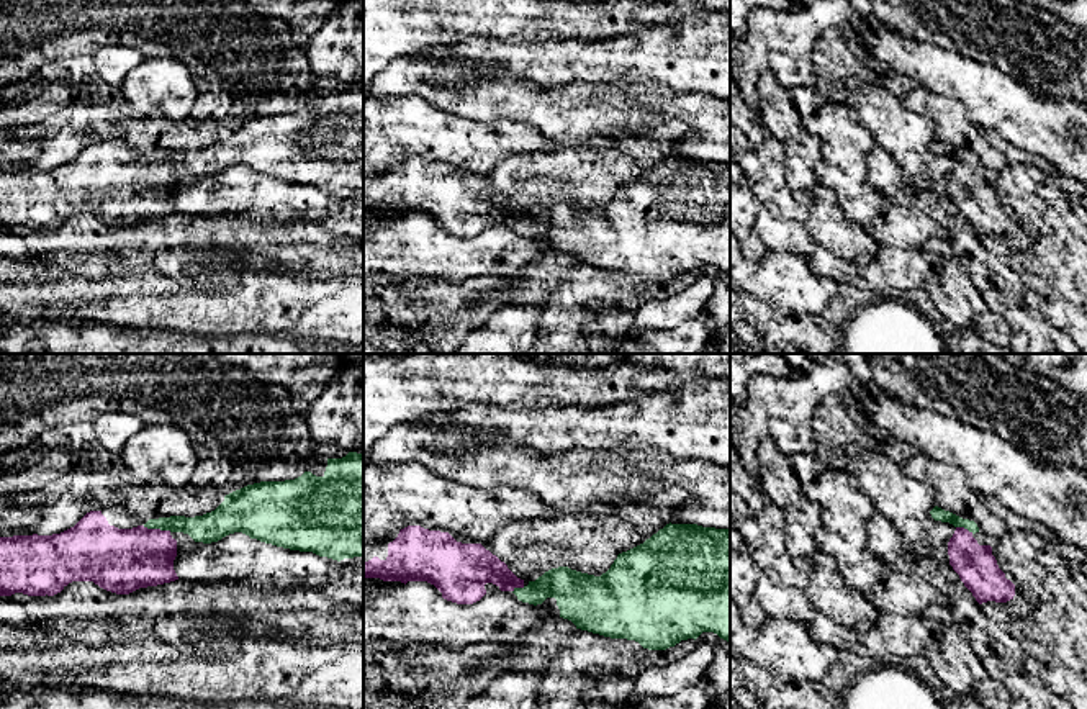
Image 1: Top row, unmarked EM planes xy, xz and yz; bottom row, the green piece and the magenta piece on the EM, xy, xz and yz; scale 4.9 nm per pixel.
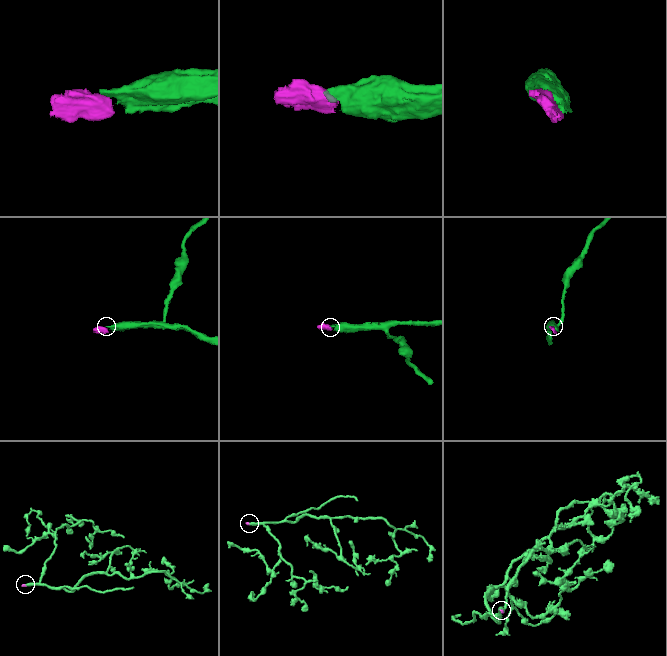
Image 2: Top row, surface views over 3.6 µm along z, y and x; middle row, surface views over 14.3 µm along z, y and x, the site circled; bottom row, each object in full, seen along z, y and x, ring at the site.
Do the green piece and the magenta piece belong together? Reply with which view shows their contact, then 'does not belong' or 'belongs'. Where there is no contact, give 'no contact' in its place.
contact in xy; belongs

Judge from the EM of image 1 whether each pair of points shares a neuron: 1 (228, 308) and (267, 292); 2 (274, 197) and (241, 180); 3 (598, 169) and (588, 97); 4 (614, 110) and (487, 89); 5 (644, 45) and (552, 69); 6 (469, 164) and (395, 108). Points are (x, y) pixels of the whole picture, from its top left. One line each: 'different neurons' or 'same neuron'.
1: same neuron
2: same neuron
3: different neurons
4: same neuron
5: same neuron
6: same neuron

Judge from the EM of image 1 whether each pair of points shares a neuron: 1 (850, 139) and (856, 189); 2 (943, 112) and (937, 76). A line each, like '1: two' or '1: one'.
1: one
2: two

